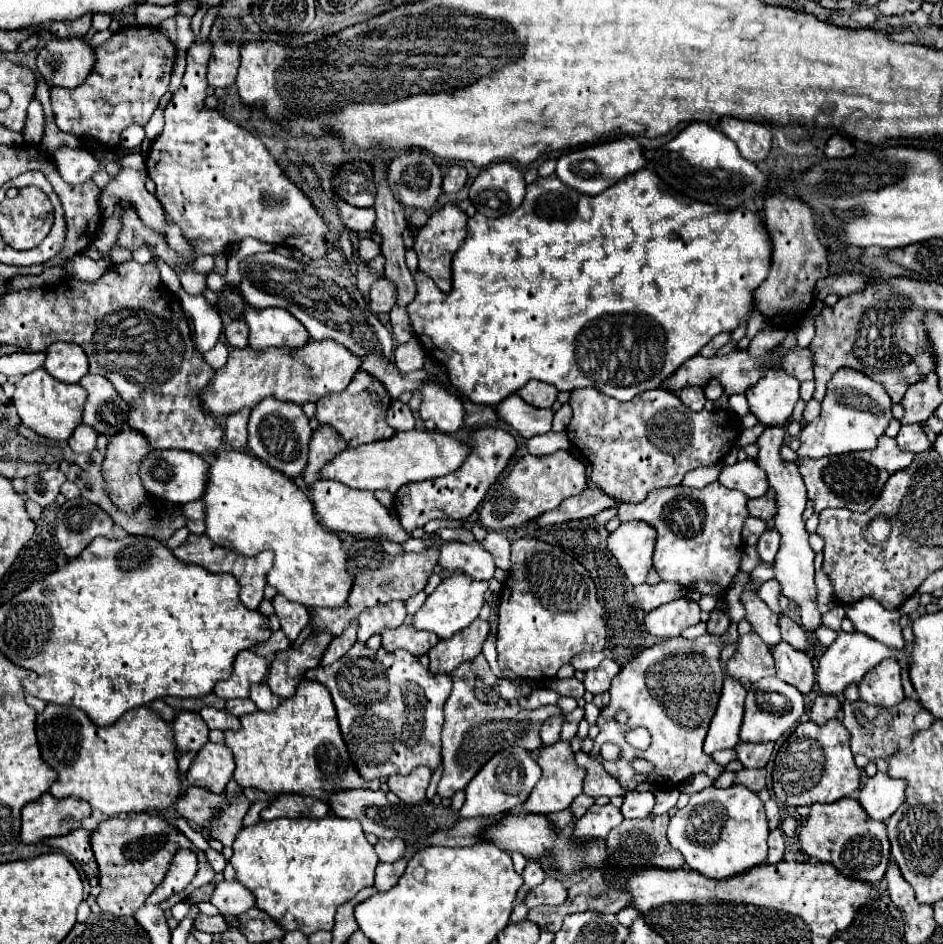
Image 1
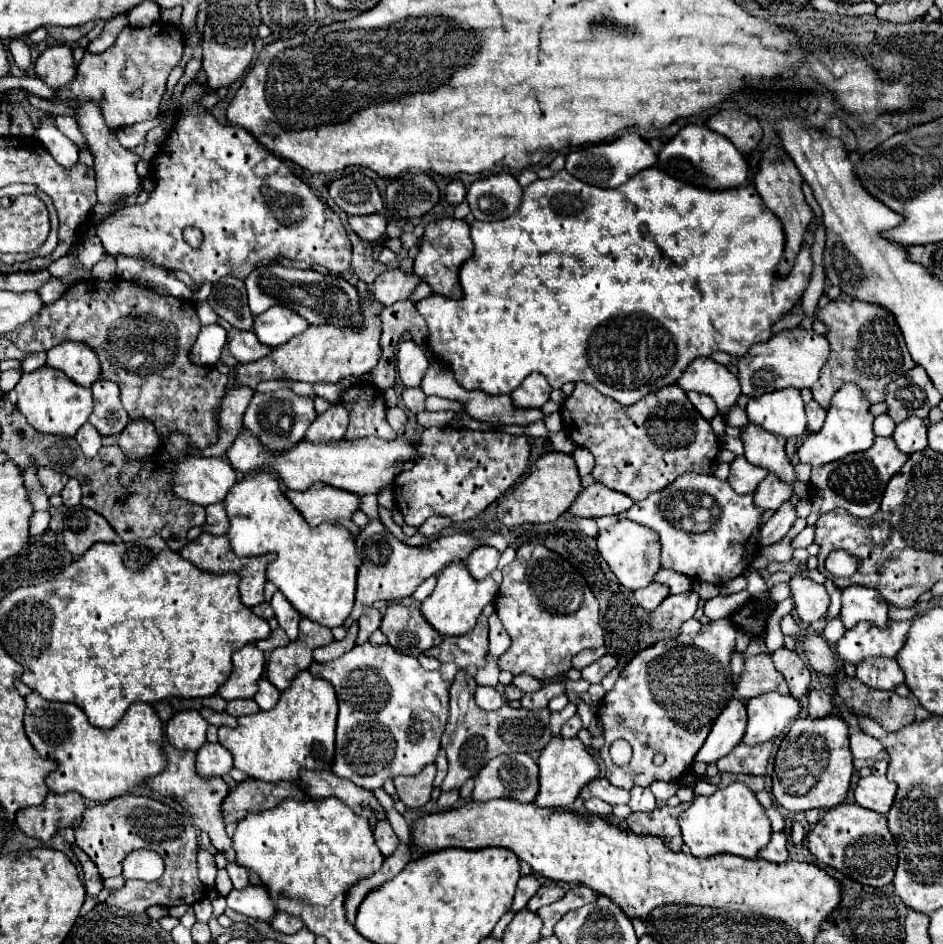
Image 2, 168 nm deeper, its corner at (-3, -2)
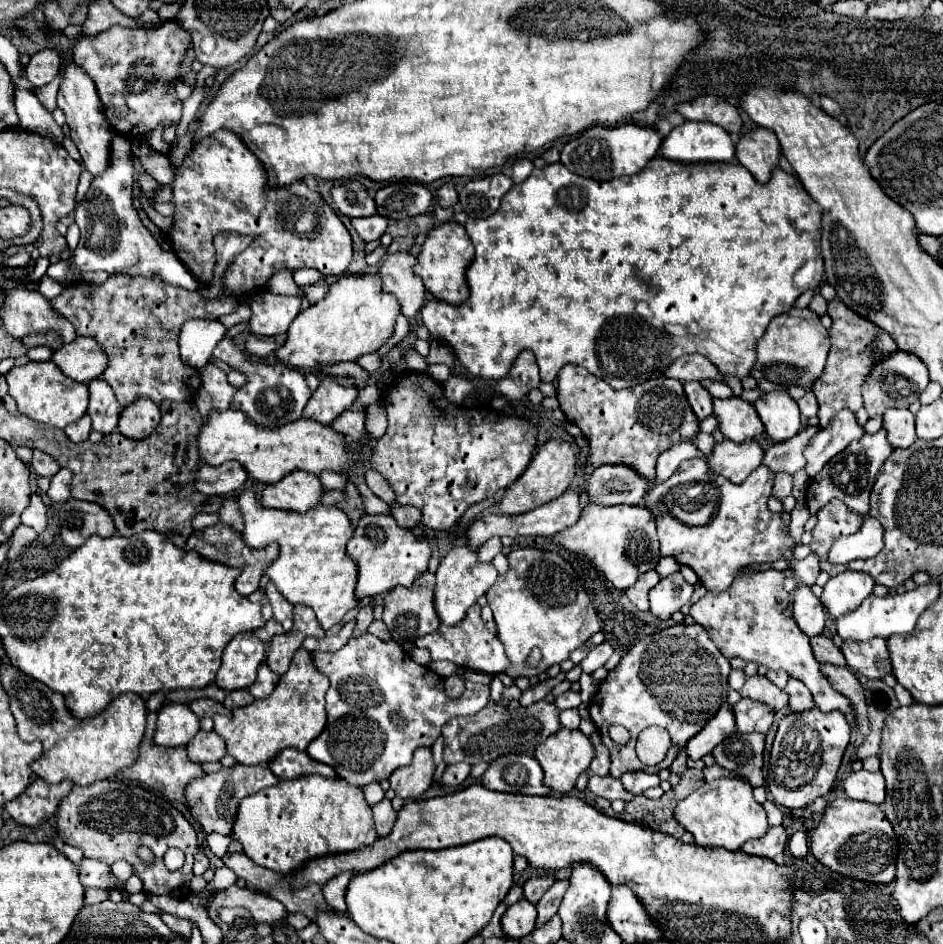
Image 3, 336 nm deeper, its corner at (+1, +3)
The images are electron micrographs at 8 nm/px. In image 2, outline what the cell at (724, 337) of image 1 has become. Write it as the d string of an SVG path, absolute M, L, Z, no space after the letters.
M695 358L691 366L683 372L677 384L687 392L695 390L699 394L707 394L715 400L717 412L725 418L735 400L741 394L739 380L725 366L713 362L711 358Z

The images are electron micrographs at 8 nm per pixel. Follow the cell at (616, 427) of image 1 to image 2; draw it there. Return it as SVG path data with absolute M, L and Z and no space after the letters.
M577 382L573 394L561 404L561 416L563 416L565 434L577 446L593 452L595 468L591 474L595 482L601 482L611 490L623 492L633 500L645 500L649 494L663 490L685 472L707 474L715 462L715 456L721 450L721 442L715 436L711 424L695 410L695 406L689 402L689 398L679 386L667 386L659 392L651 392L643 396L637 404L621 406L613 398L599 394L593 386Z

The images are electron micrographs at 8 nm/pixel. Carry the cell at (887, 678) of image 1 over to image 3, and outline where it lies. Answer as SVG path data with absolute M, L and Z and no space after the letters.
M873 637L871 641L843 641L841 653L853 671L869 679L883 679L891 673L891 659L883 637Z

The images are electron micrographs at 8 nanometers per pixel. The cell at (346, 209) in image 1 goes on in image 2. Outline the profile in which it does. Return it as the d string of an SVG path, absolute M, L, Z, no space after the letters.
M367 214L367 216L349 216L349 226L355 230L355 234L369 242L379 242L385 238L385 226L387 220L381 214Z

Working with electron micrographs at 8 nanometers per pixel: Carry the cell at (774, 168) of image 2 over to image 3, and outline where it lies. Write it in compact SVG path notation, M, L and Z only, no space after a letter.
M755 127L741 135L735 157L737 161L753 173L753 177L761 183L767 183L771 177L771 171L777 167L781 155L779 141L771 129Z

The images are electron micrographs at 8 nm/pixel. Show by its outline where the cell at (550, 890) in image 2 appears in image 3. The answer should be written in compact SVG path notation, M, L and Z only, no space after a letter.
M545 875L545 877L531 877L531 879L523 885L523 895L525 895L525 899L527 899L527 901L537 903L553 883L555 883L555 877L553 877L553 875Z

